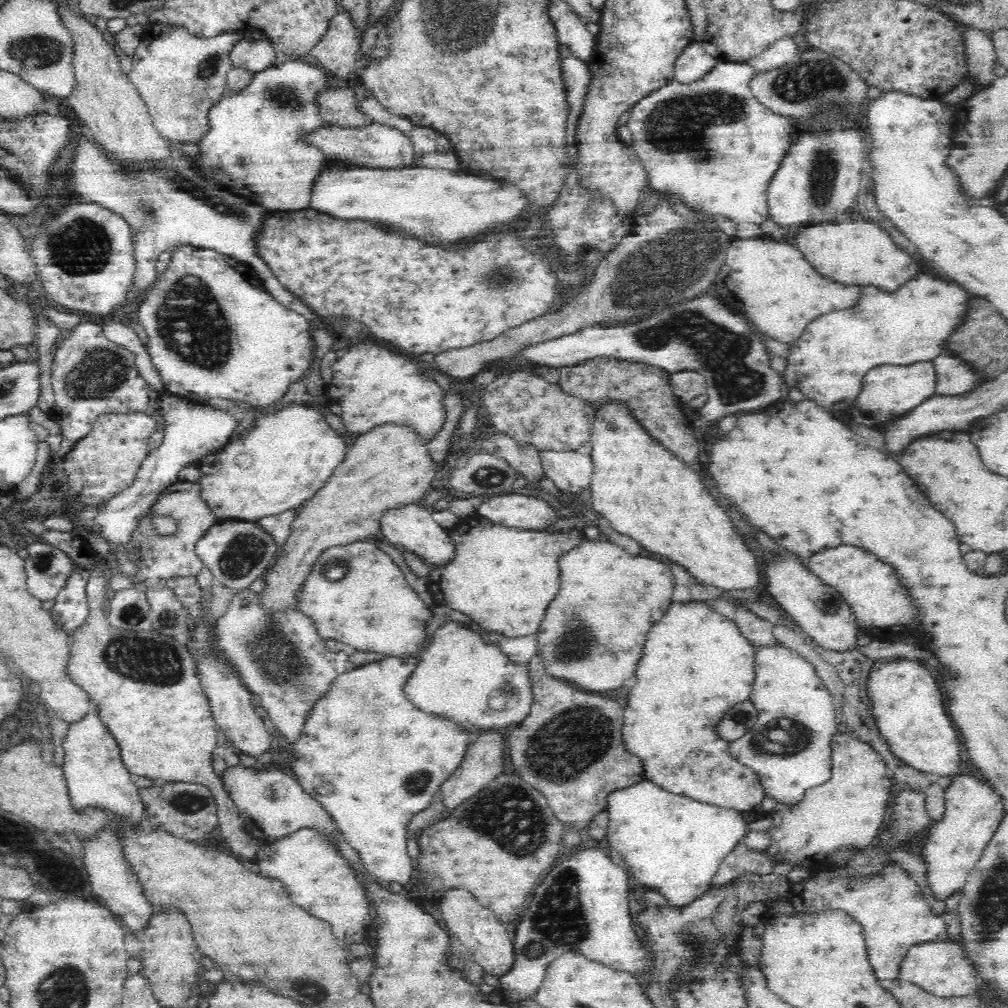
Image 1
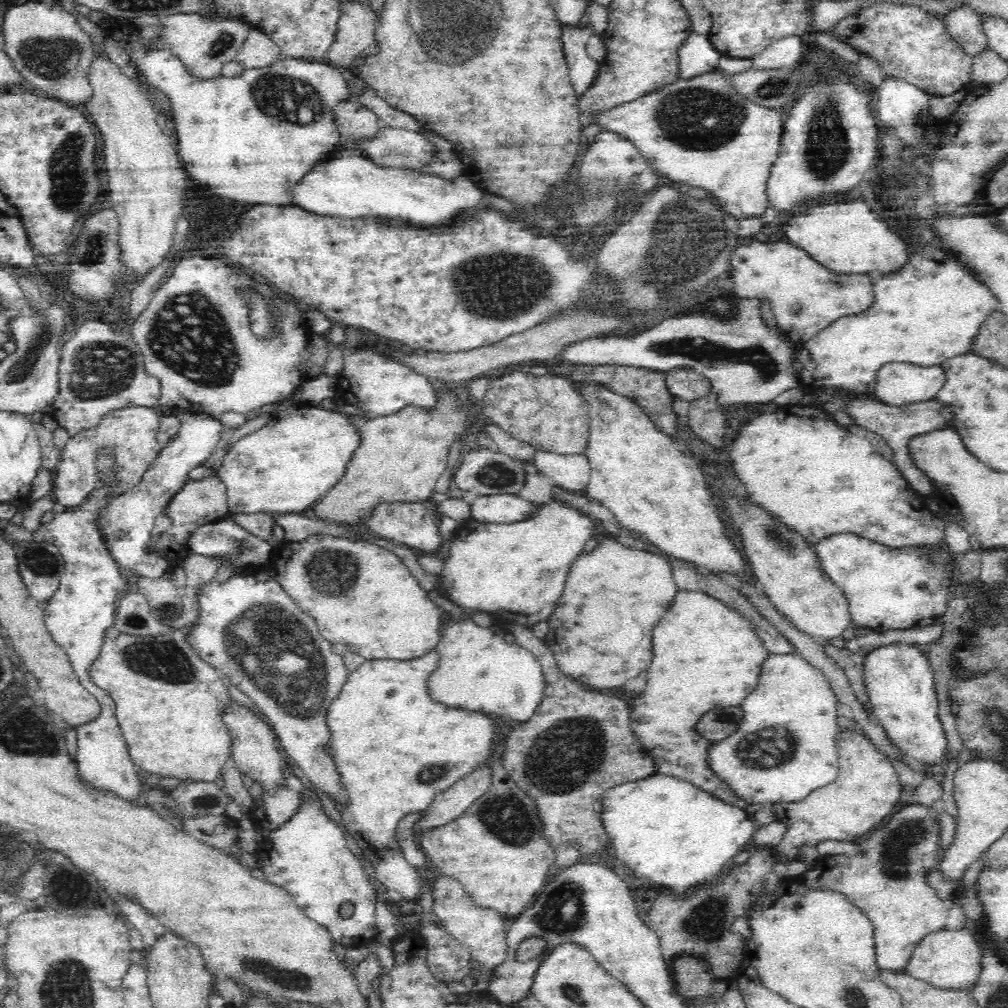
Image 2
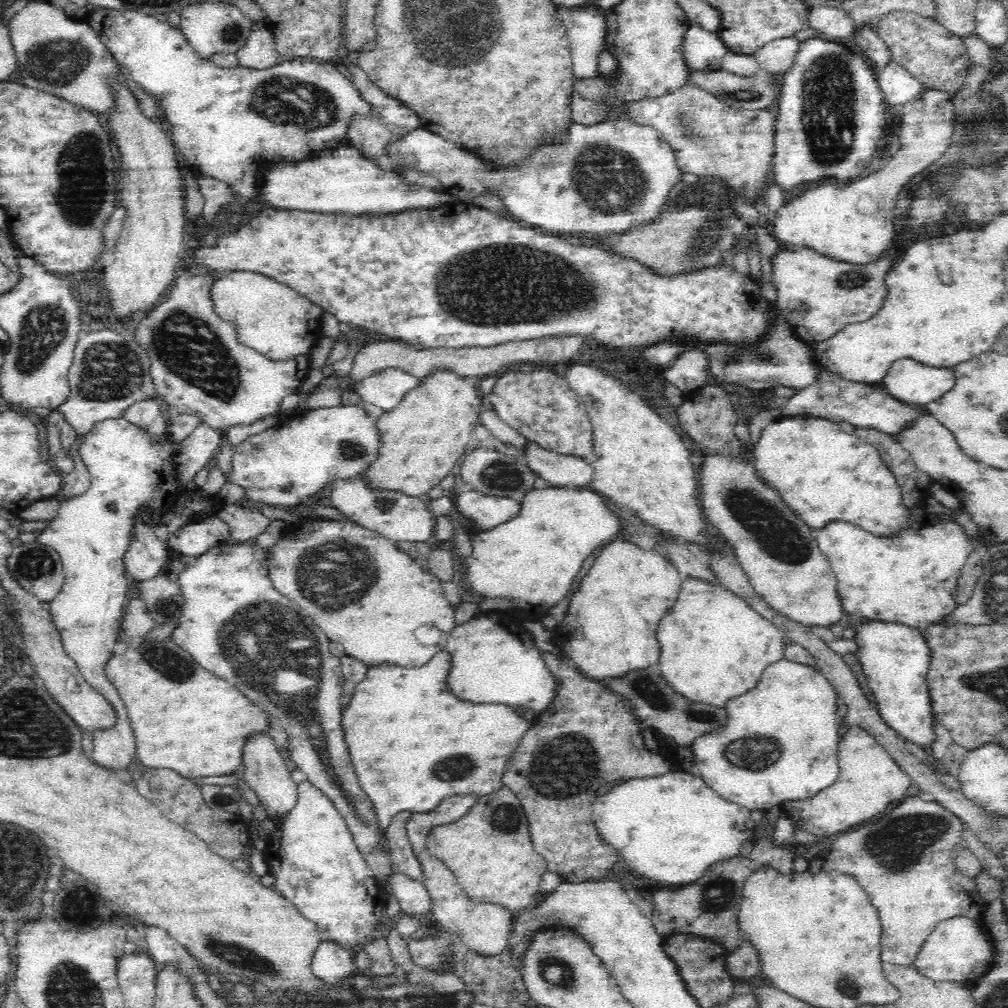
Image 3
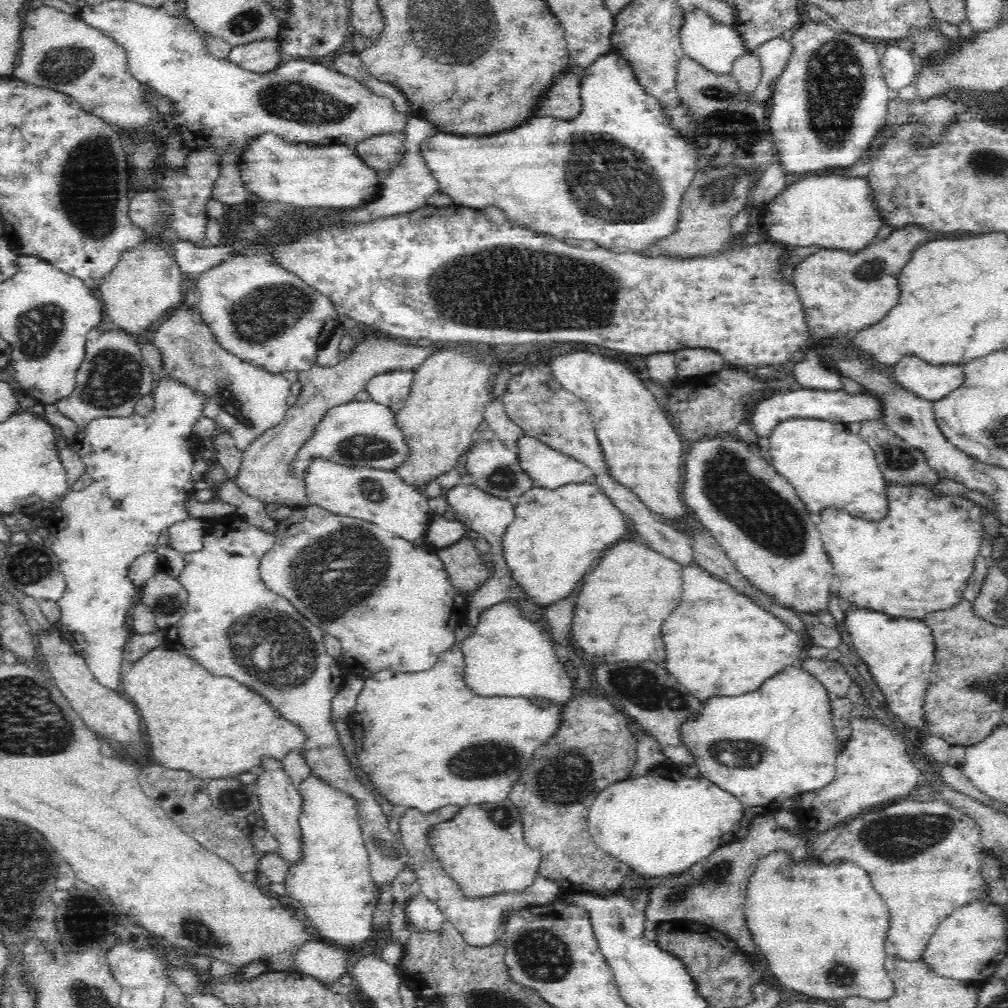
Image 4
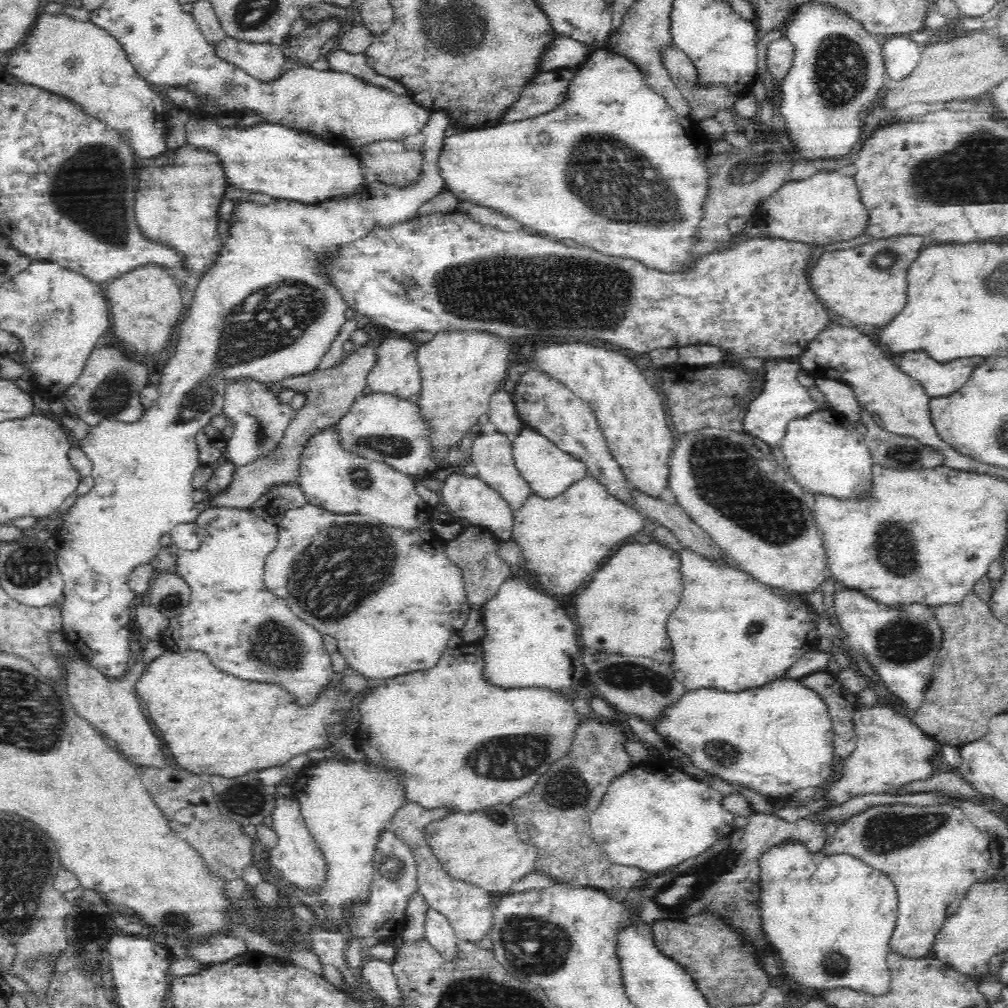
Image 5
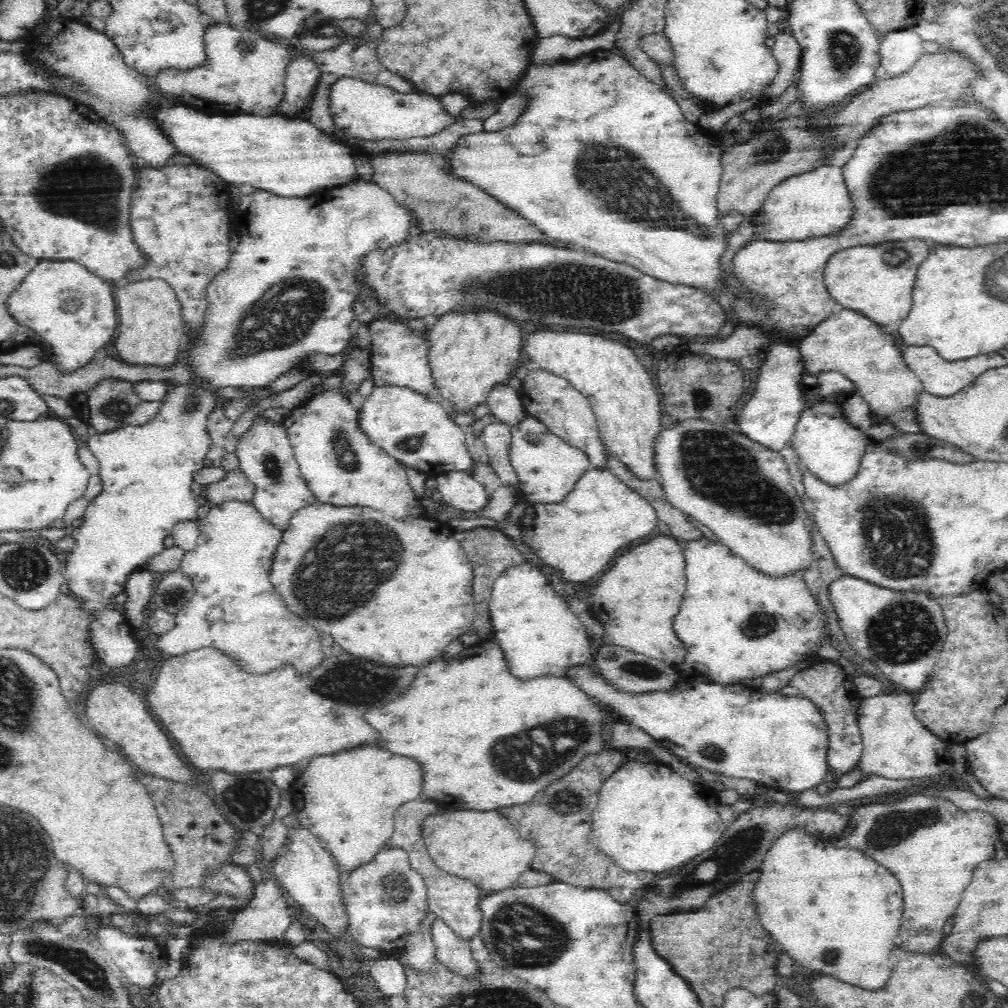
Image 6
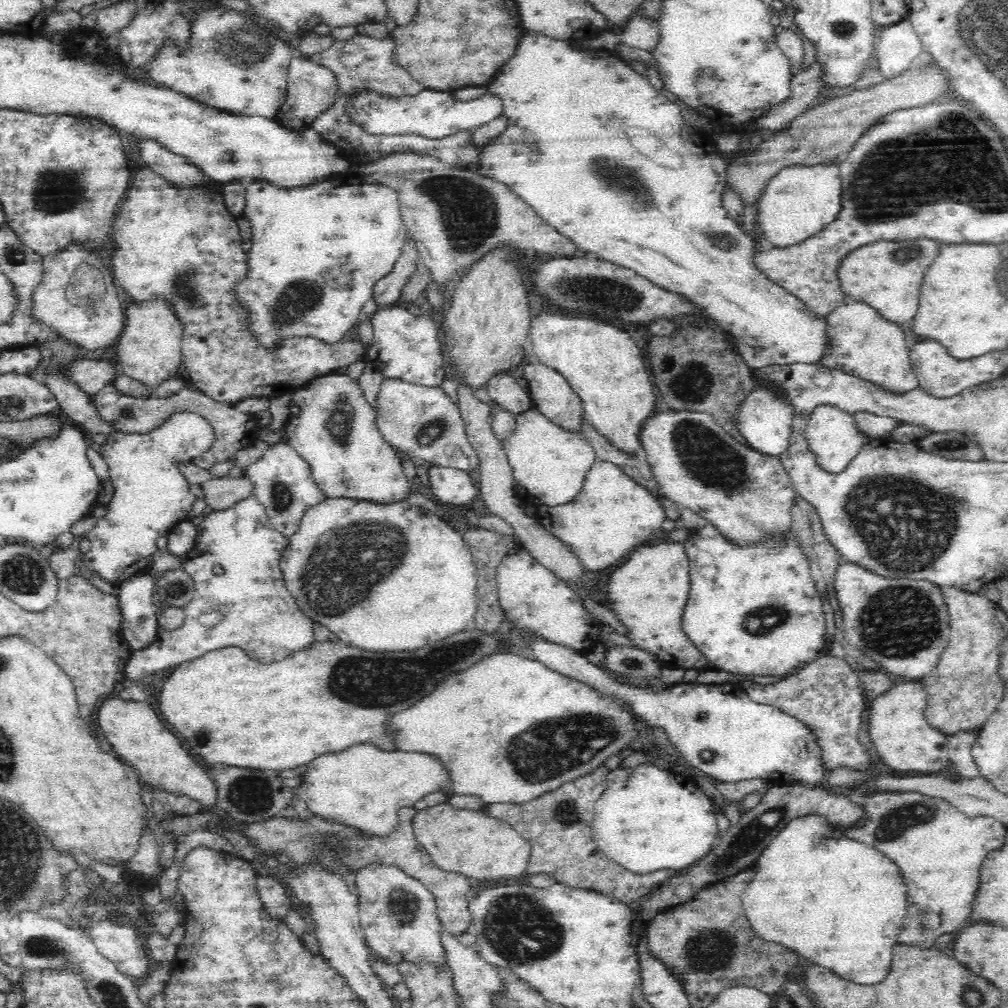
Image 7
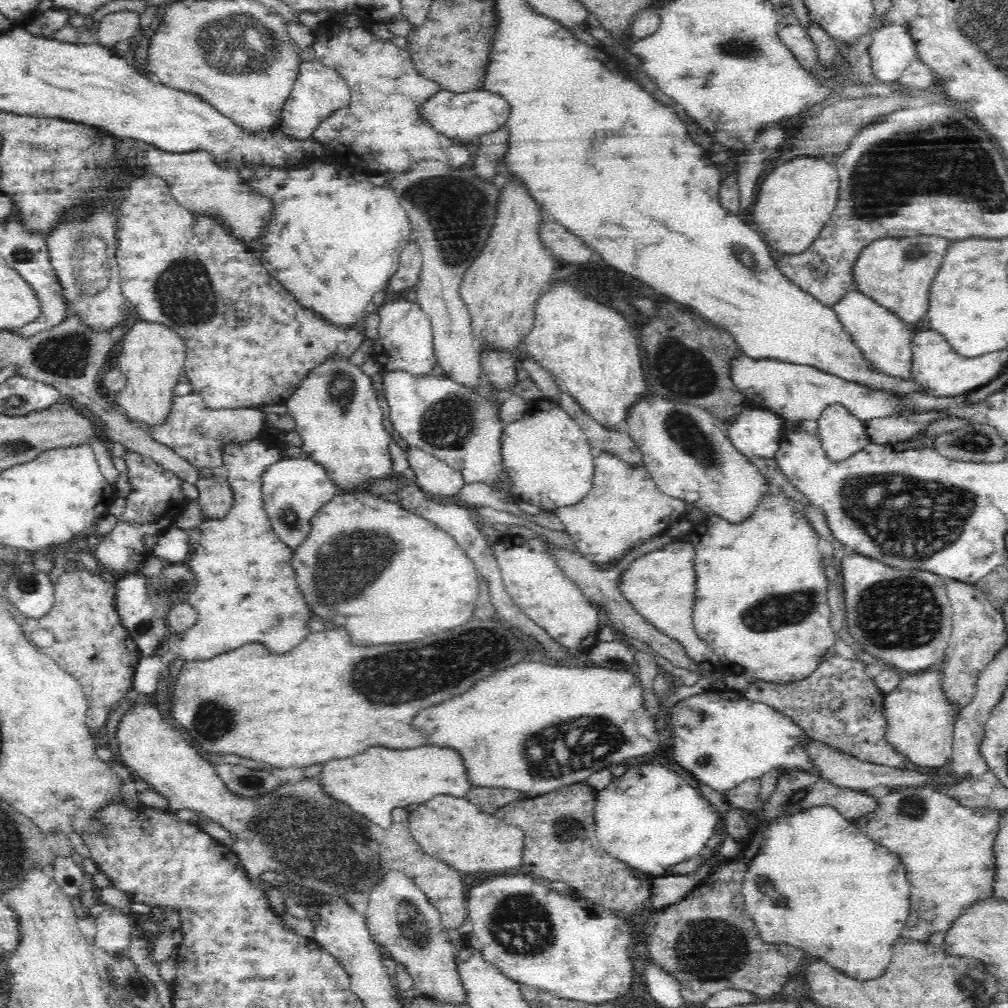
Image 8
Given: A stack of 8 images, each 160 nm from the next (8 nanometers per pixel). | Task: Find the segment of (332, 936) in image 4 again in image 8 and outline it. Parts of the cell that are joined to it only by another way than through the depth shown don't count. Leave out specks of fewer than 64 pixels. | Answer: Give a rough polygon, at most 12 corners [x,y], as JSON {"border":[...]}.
{"border":[[368,747],[323,762],[321,792],[382,830],[471,788],[459,754]]}

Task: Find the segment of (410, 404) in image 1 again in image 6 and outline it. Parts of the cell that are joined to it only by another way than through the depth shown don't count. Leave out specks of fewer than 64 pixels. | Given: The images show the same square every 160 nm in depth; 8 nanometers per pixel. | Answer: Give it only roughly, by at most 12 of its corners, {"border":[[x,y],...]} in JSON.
{"border":[[369,324],[375,388],[434,393],[425,334]]}

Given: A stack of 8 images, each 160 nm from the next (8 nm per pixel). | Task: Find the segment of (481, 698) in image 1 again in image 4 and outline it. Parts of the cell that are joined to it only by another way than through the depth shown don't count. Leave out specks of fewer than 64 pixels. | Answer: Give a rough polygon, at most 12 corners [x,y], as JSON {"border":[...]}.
{"border":[[513,600],[488,608],[460,646],[482,698],[561,706],[572,679],[547,620]]}

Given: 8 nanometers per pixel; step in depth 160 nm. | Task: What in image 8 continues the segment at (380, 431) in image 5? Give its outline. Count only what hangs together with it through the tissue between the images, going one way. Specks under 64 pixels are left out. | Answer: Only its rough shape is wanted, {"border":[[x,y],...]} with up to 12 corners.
{"border":[[382,373],[409,446],[491,482],[500,402],[446,374]]}

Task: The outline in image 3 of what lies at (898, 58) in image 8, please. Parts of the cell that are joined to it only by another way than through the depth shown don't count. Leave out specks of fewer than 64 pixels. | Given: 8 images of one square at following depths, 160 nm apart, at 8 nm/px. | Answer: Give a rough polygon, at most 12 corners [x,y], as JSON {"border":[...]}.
{"border":[[891,60],[876,75],[888,108],[914,102],[926,91]]}

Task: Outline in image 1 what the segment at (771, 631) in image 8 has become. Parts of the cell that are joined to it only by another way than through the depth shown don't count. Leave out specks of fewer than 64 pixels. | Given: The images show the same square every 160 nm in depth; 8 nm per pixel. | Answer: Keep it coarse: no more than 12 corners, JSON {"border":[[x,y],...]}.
{"border":[[705,602],[648,634],[624,746],[666,792],[766,814],[716,726],[754,647]]}

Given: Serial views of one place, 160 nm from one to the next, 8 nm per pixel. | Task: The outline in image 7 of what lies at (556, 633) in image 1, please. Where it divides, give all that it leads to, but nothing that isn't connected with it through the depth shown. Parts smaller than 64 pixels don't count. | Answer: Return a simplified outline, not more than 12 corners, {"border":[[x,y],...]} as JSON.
{"border":[[642,544],[601,604],[665,666],[708,669],[680,616],[685,546]]}

